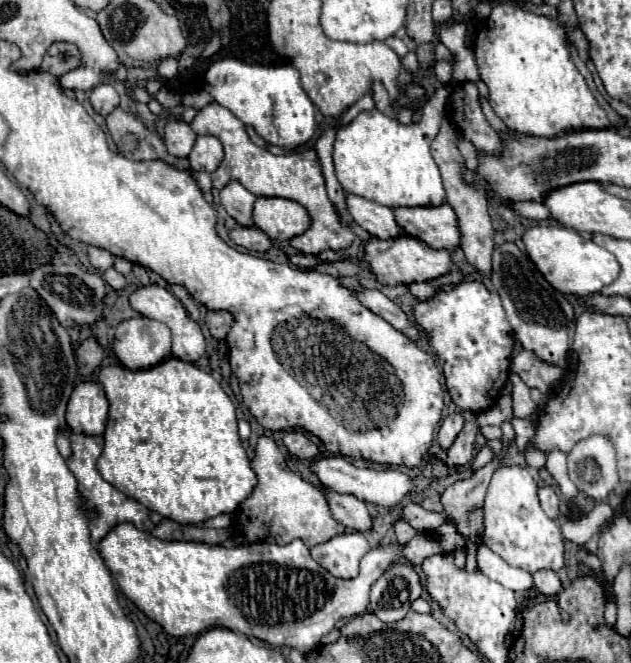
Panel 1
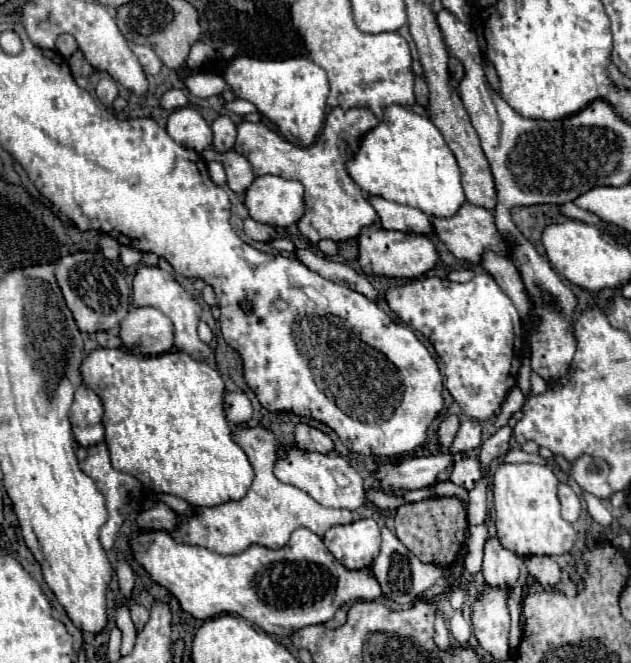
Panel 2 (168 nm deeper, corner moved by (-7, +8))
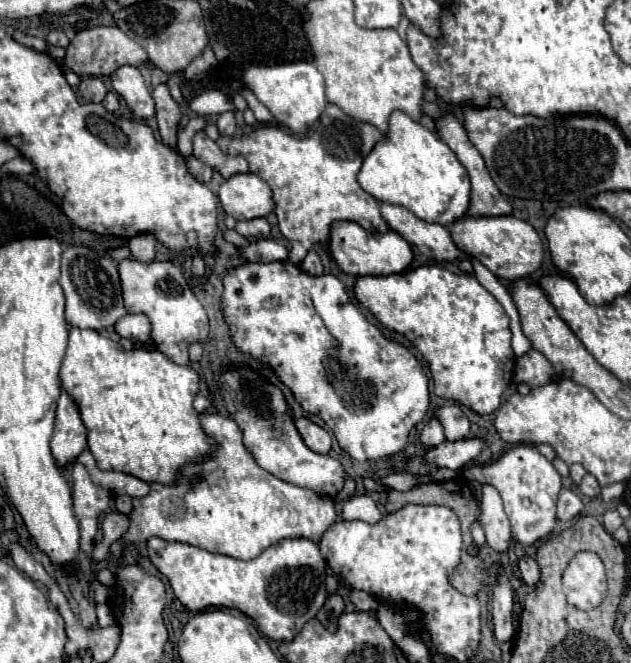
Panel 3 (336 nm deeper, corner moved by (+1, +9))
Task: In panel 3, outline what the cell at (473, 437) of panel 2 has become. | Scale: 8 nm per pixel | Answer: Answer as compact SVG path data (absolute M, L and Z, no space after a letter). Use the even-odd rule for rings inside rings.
M442 406L436 410L436 418L442 422L444 434L450 442L464 440L470 434L470 422L460 410L460 406Z

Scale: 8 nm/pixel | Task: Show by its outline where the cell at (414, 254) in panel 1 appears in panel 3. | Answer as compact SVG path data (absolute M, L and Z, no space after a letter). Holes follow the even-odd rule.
M336 222L332 224L332 234L330 234L330 250L342 272L352 274L352 276L388 276L388 274L398 274L408 270L408 266L414 260L412 244L406 242L398 232L388 230L386 234L382 232L368 232L360 228L356 222Z

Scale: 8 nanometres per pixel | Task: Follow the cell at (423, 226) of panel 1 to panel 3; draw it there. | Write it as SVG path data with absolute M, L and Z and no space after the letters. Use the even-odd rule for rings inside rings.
M462 216L450 226L450 236L462 254L482 262L494 276L516 280L526 278L540 268L544 250L536 230L514 216Z

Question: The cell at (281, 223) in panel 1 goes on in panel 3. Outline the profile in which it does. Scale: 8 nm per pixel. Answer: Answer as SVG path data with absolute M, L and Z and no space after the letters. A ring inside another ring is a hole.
M250 172L228 178L222 184L218 198L226 214L234 216L236 220L264 218L274 210L272 188L262 178Z

